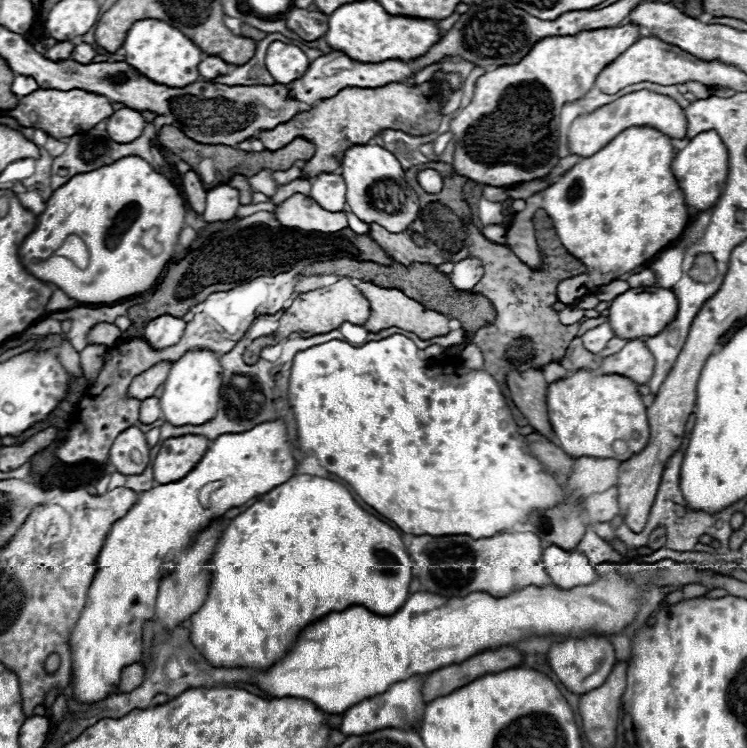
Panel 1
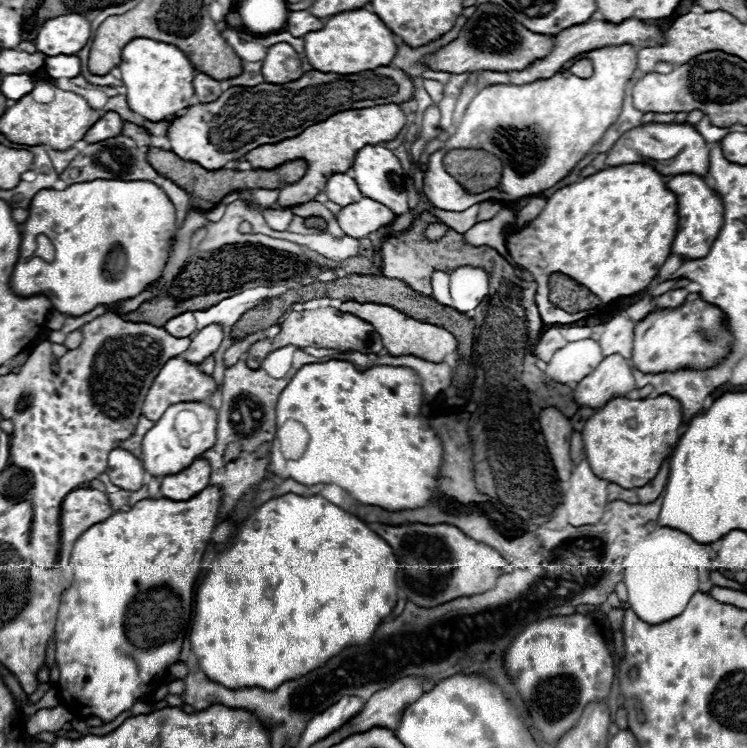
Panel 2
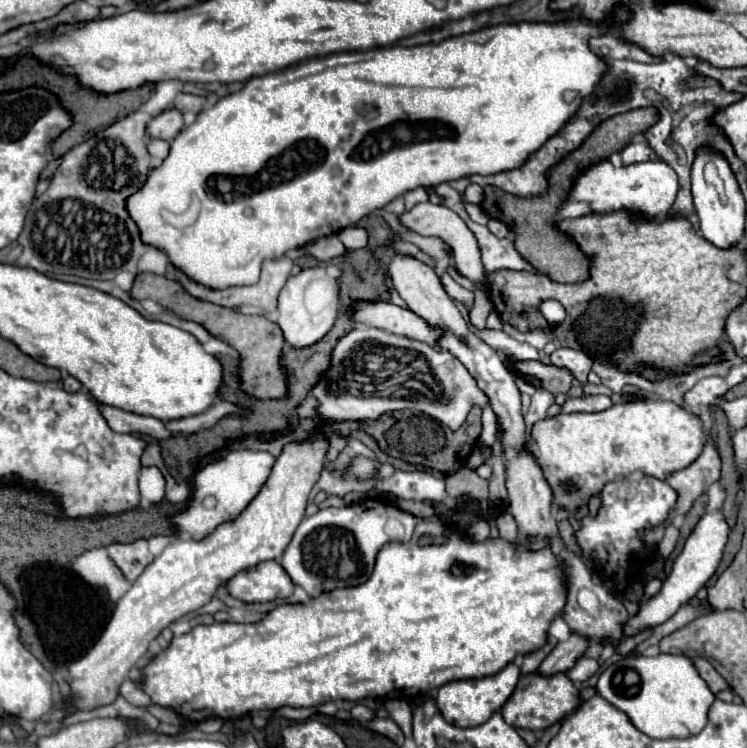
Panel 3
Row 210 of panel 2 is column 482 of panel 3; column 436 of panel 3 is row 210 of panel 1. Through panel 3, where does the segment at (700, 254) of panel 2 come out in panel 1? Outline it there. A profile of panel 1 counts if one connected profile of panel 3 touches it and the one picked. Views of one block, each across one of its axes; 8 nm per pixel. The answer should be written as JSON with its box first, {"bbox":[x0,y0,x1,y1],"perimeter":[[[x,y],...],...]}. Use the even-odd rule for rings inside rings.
{"bbox":[672,130,728,212],"perimeter":[[[710,130],[692,138],[686,148],[676,152],[672,162],[672,174],[676,176],[678,186],[682,188],[690,210],[704,212],[712,208],[720,200],[720,194],[726,184],[726,176],[728,176],[728,150],[720,140],[720,136],[714,130]]]}

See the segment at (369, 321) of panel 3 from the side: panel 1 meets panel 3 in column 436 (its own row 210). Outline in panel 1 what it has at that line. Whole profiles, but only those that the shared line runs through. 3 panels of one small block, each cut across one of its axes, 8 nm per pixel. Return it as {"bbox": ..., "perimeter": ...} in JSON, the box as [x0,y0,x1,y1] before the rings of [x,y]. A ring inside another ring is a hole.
{"bbox":[310,172,346,212],"perimeter":[[[322,172],[312,180],[310,198],[316,200],[324,210],[340,212],[346,208],[346,184],[340,174]]]}

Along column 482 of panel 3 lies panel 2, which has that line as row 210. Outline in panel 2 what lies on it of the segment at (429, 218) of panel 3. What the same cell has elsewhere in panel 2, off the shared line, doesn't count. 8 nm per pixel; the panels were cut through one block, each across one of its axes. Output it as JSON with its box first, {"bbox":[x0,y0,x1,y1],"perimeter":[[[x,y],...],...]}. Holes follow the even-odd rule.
{"bbox":[264,208,294,232],"perimeter":[[[270,208],[270,210],[264,212],[264,218],[266,218],[266,222],[268,222],[268,226],[270,226],[272,230],[282,232],[282,230],[286,230],[286,228],[290,226],[294,214],[292,214],[288,208],[286,208],[286,210],[274,210],[274,208]]]}

